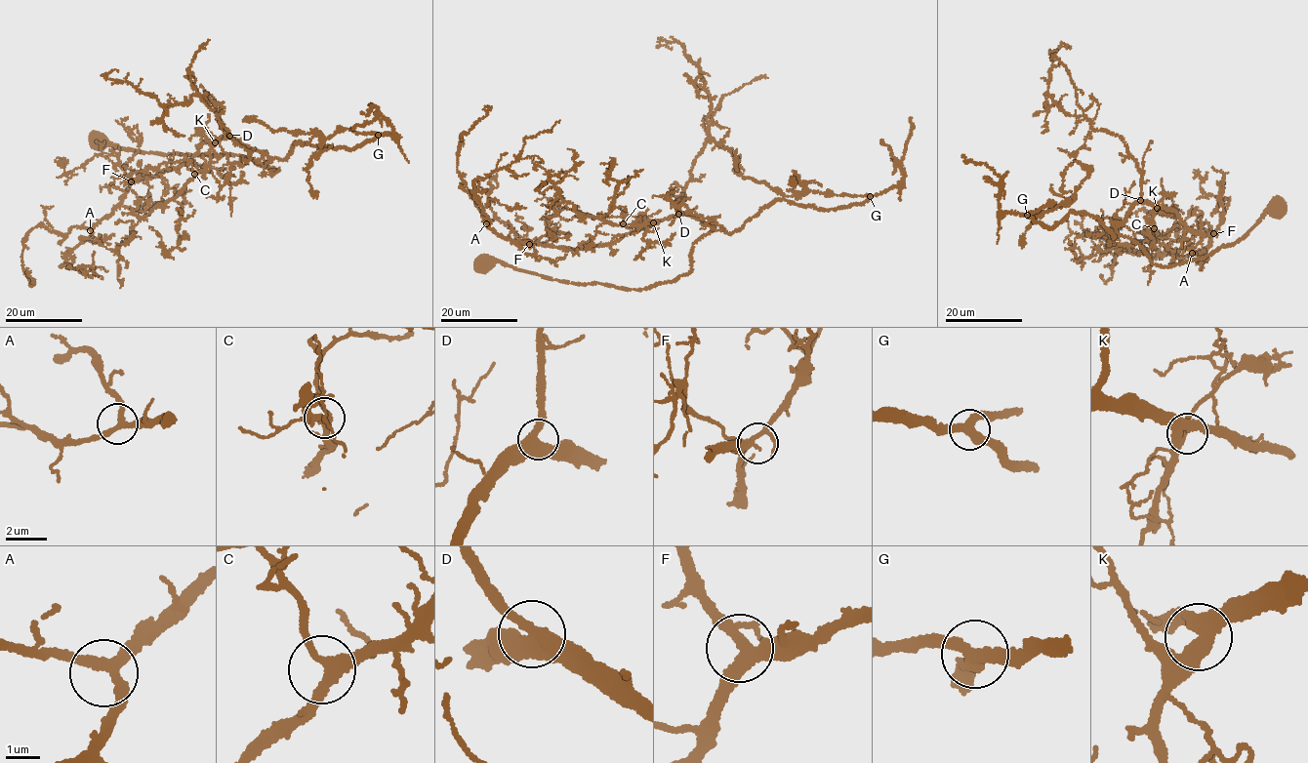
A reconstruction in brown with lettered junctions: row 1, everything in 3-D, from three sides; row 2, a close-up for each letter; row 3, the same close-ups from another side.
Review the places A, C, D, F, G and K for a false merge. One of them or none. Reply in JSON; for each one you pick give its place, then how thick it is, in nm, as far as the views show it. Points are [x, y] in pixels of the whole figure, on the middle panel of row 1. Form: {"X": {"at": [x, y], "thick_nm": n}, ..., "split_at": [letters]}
{"split_at": []}

